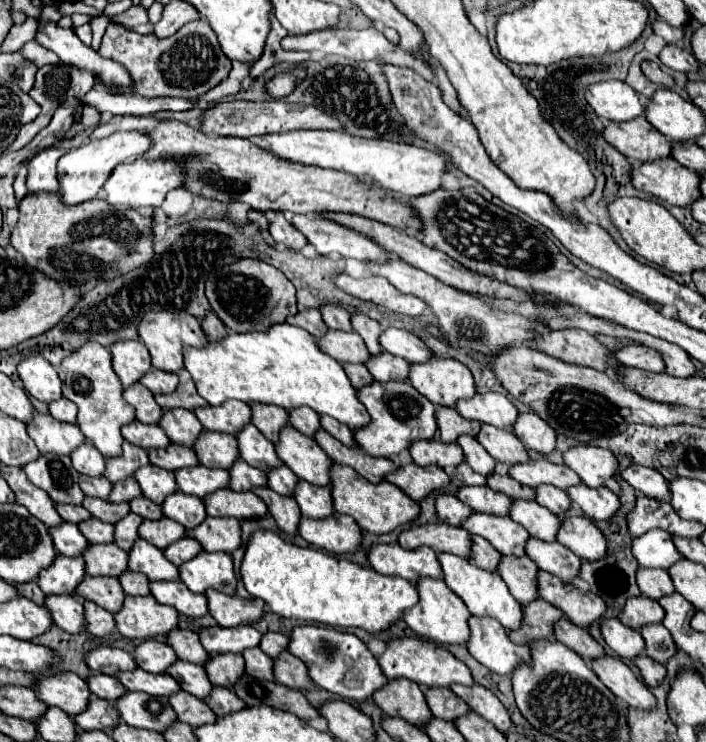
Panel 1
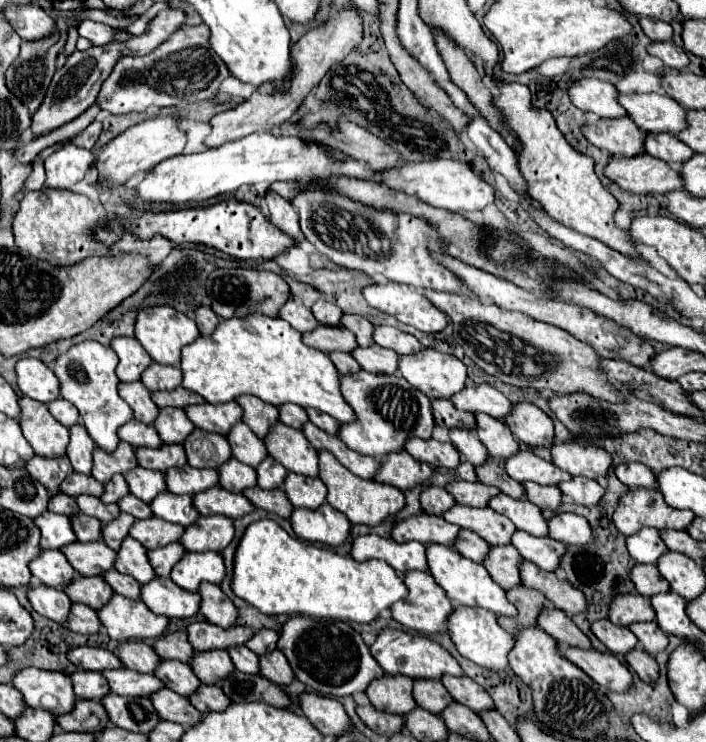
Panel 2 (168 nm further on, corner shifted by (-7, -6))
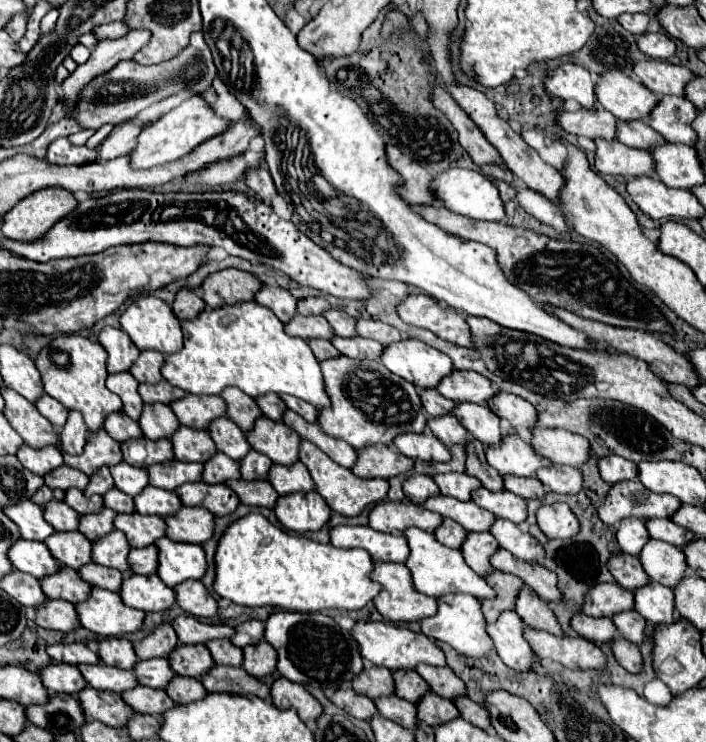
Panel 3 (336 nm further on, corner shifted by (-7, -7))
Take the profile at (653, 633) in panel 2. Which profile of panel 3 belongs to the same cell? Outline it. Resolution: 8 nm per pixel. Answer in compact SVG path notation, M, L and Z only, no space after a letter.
M626 611L626 613L618 613L612 617L614 625L618 627L620 637L640 645L646 637L646 619L640 617L638 611Z

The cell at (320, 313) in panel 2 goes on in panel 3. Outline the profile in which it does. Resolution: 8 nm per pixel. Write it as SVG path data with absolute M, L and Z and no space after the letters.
M308 297L298 301L298 313L300 315L322 315L324 311L330 309L330 303L320 297Z

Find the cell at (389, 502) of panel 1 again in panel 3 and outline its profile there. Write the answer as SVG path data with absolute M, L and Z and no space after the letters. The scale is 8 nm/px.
M302 441L302 449L300 449L300 461L308 467L314 483L316 483L316 491L326 499L326 503L330 505L332 511L346 515L346 517L356 517L360 515L364 509L384 501L388 497L388 481L386 479L360 479L356 477L350 469L340 467L338 463L334 463L330 457L326 457L326 453L322 453L322 449L318 449L314 443Z

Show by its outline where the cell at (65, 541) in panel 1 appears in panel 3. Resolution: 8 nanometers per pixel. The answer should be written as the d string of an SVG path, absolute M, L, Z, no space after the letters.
M24 501L22 505L4 507L4 511L20 527L24 539L44 541L48 535L54 533L54 527L44 519L44 509L36 503L30 505L30 501Z

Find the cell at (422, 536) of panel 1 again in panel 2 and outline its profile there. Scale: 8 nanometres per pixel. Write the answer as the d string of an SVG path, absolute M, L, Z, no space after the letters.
M426 512L422 514L414 514L406 520L398 520L392 530L390 536L396 542L422 542L422 544L444 544L444 546L452 546L456 536L458 536L458 526L446 522L442 516L430 516Z

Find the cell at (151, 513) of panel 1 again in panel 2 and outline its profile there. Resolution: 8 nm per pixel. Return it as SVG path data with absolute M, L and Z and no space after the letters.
M128 494L122 500L118 500L118 506L122 512L132 514L134 518L152 518L152 510L148 508L148 504L138 500L134 494Z

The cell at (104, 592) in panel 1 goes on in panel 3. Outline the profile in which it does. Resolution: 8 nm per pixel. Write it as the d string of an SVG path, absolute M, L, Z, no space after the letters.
M62 567L56 575L44 577L42 581L42 591L48 595L48 599L64 599L70 603L82 603L90 597L92 587L86 583L78 571L70 567Z

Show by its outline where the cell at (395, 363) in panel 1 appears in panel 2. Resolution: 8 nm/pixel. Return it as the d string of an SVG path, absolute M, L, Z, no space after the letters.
M370 344L368 348L354 348L354 352L350 352L354 356L354 360L368 372L372 374L394 374L398 370L398 354L394 350L382 348L378 344Z

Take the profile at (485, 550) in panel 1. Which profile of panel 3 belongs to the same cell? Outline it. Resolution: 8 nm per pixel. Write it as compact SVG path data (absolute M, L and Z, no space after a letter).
M444 519L442 529L438 529L438 533L434 533L434 535L436 535L436 539L438 539L440 543L444 543L446 547L460 549L462 543L464 543L464 539L466 539L466 535L468 535L468 531L466 531L460 523L456 523L456 521L452 521L452 519Z

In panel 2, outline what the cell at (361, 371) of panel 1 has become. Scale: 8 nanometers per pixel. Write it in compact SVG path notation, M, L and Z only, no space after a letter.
M330 352L328 356L330 356L332 364L336 366L336 370L338 370L340 374L354 374L354 372L360 370L358 362L356 362L350 354L346 354L346 352Z

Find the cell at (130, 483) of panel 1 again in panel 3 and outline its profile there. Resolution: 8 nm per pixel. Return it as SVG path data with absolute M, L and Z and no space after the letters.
M102 467L98 473L94 473L94 475L90 477L90 485L84 489L84 495L86 495L86 497L104 495L104 493L108 493L112 487L114 487L112 475L110 475L108 467Z

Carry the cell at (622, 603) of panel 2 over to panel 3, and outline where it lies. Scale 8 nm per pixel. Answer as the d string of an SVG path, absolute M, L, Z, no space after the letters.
M602 583L590 589L584 603L584 613L592 617L612 617L630 609L634 609L634 593L612 583Z

